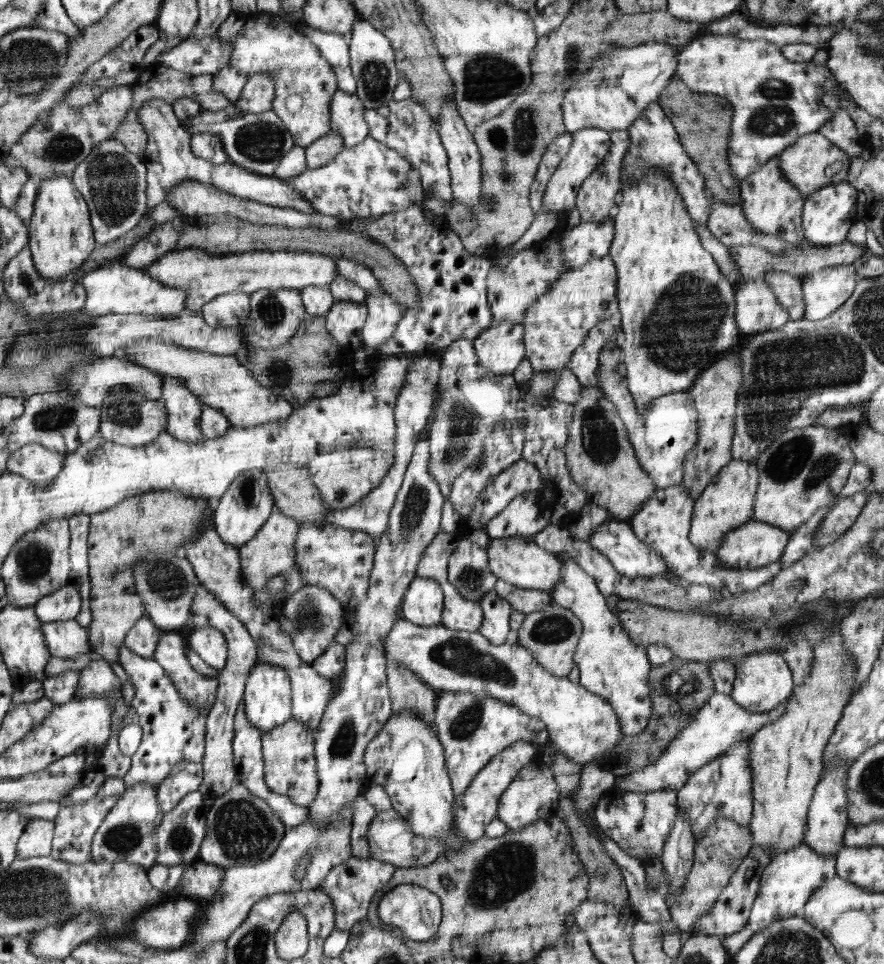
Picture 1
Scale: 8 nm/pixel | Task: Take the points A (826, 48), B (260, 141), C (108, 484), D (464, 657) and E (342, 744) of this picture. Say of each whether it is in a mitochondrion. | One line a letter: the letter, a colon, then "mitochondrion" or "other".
A: other
B: mitochondrion
C: other
D: mitochondrion
E: mitochondrion

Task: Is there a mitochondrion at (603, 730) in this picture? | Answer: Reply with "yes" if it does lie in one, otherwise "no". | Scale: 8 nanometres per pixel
no

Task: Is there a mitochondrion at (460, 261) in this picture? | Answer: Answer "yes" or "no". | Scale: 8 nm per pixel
no

